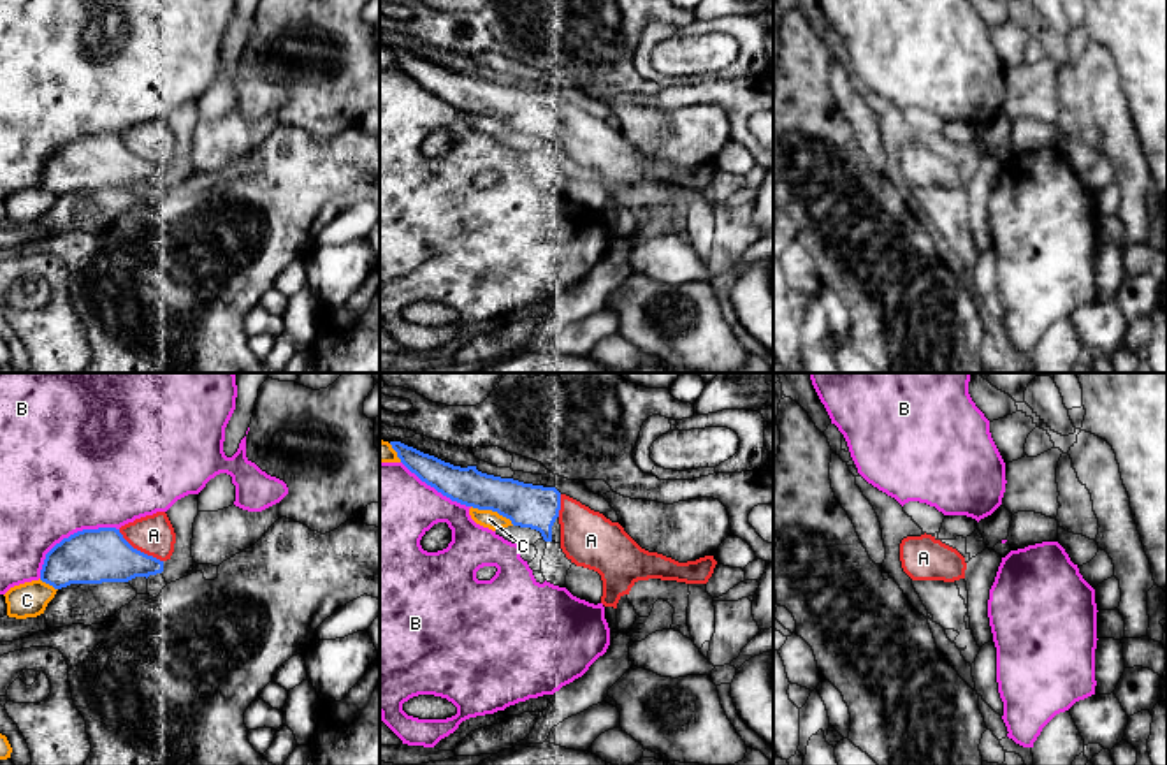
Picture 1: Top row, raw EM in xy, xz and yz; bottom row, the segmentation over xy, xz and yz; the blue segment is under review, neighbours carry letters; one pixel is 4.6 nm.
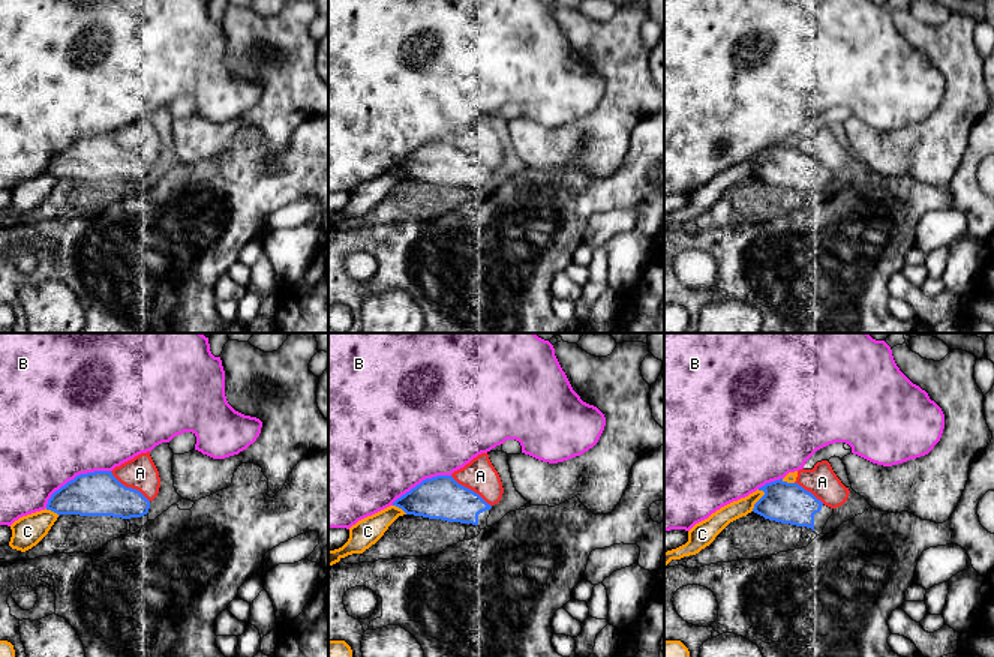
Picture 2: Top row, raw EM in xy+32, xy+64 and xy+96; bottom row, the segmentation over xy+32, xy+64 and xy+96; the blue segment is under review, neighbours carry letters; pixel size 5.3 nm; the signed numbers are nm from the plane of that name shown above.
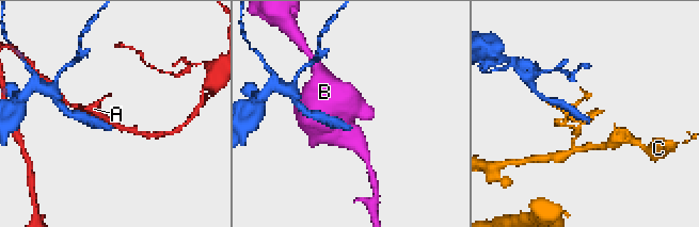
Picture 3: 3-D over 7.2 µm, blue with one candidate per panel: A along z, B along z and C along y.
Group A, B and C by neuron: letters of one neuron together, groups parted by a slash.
A / B / C

